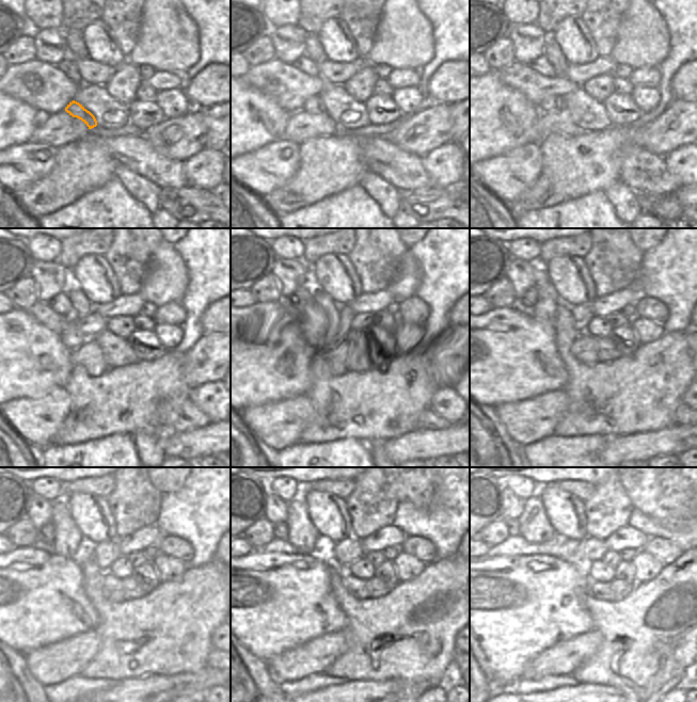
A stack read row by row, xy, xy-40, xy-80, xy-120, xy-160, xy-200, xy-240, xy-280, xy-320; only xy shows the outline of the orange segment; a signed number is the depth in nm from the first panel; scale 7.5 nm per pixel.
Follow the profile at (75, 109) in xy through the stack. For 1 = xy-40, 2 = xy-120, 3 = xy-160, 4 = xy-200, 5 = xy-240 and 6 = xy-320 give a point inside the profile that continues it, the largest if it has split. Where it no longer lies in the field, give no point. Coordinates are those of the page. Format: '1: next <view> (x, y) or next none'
1: next xy-40 (315, 105)
2: next xy-120 (72, 338)
3: next xy-160 (317, 333)
4: next xy-200 (544, 309)
5: next xy-240 (67, 537)
6: next xy-320 (534, 525)

